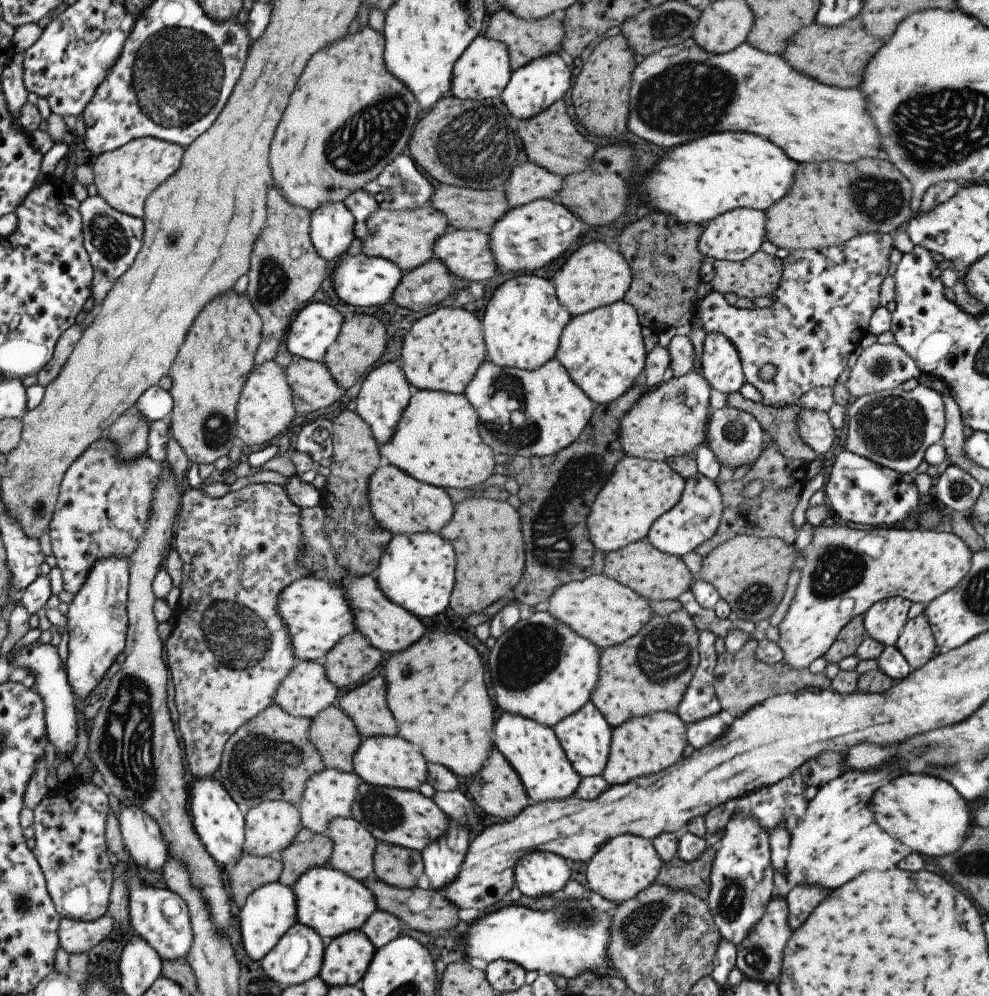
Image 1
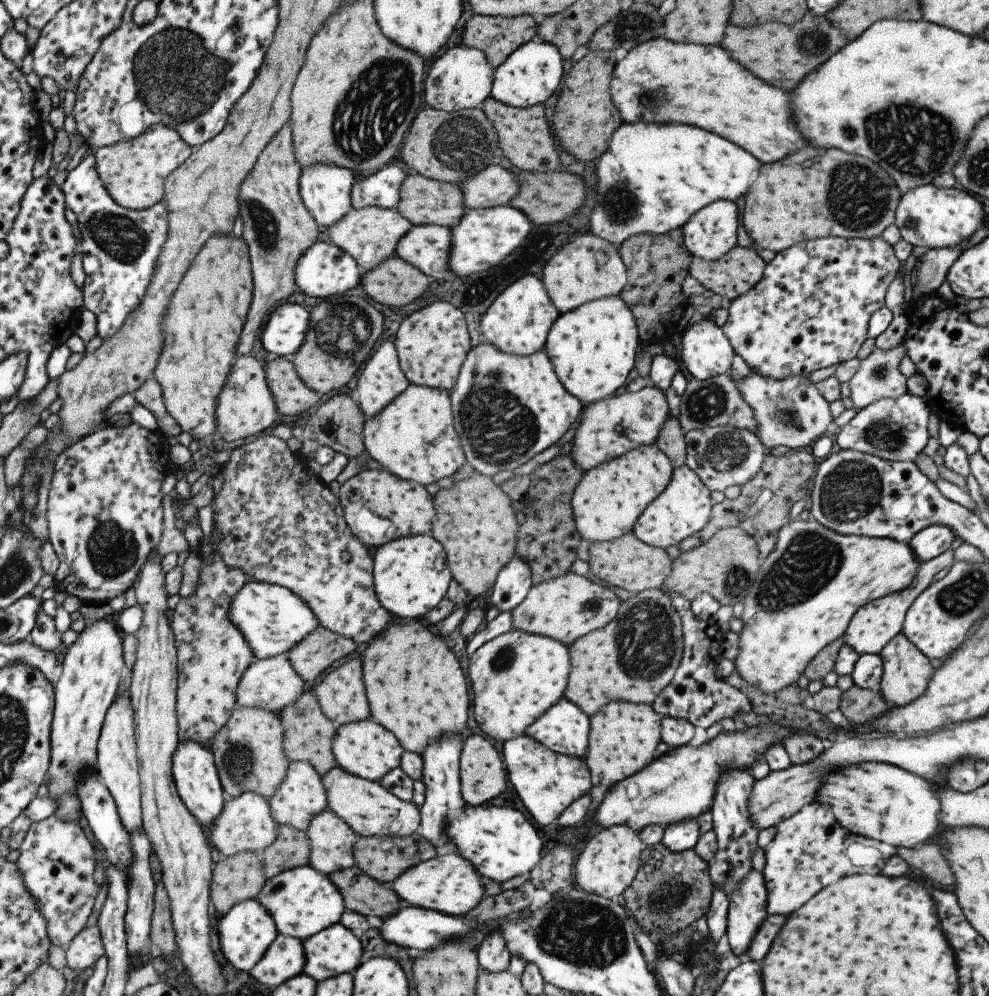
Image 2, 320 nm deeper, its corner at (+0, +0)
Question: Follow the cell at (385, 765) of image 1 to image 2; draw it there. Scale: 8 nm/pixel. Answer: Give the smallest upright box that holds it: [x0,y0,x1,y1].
[331,718,403,781]

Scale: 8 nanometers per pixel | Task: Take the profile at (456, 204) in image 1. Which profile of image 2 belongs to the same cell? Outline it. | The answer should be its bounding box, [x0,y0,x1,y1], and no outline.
[395,174,464,229]

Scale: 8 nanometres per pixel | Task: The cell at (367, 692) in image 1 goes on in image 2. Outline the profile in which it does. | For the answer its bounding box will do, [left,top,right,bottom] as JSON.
[311,658,370,728]

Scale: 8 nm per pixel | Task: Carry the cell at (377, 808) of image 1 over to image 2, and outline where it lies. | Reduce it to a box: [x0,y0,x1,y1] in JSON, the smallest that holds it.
[320,766,420,837]

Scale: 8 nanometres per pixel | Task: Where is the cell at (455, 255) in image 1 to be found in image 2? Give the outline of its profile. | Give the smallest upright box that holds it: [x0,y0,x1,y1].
[394,225,450,280]

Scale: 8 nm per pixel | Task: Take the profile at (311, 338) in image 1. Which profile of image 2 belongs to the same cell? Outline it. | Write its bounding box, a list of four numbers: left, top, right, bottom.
[260,302,308,358]

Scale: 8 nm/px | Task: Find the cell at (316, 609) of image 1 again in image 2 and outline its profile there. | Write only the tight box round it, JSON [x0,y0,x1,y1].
[228,580,319,659]

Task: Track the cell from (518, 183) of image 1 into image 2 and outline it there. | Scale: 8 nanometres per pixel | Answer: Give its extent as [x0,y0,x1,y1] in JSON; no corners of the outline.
[457,164,518,210]

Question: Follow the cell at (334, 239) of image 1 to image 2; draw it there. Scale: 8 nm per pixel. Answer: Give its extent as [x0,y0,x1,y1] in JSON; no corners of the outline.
[298,163,355,231]

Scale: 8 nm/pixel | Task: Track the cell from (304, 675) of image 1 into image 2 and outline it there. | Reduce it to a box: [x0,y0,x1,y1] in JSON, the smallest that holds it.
[235,653,303,712]

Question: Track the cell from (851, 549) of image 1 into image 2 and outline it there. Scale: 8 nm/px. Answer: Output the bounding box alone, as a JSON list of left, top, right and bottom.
[732,518,921,695]

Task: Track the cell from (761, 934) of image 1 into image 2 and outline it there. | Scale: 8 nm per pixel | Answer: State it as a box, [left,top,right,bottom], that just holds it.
[725,869,767,959]

